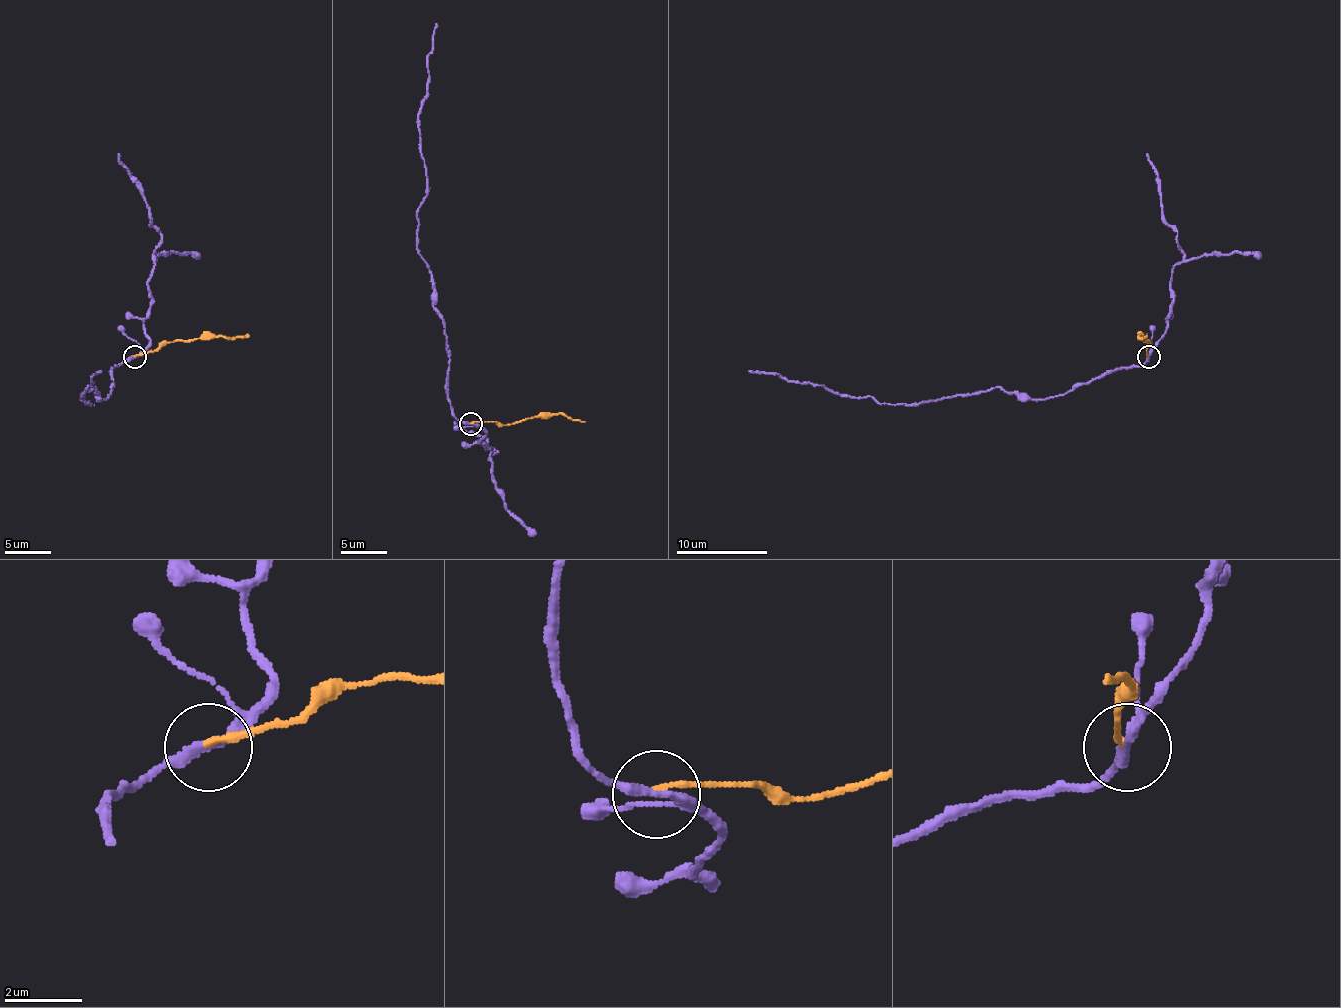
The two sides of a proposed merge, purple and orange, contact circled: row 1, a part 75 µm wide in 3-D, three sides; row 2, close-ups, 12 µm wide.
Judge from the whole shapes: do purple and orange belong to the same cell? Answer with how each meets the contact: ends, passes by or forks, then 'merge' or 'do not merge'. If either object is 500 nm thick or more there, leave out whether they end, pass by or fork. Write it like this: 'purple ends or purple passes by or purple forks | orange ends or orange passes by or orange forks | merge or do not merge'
purple passes by | orange ends | do not merge

